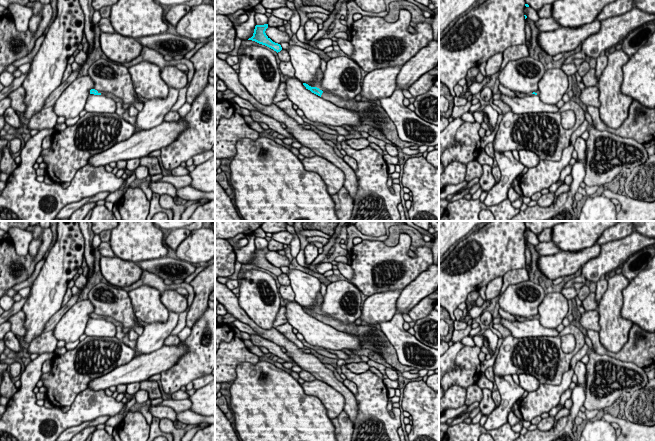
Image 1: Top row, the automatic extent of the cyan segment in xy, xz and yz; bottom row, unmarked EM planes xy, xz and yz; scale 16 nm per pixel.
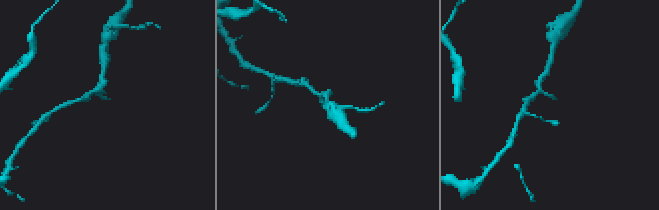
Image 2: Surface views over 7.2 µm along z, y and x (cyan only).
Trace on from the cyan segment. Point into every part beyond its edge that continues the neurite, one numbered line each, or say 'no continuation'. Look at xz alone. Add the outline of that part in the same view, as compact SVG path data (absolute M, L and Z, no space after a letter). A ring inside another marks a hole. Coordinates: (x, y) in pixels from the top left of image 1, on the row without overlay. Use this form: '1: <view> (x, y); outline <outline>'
1: xz (370, 337); outline M323 316L321 321L339 331L356 336L363 349L370 349L374 353L379 353L395 370L403 373L415 369L414 367L404 366L399 362L395 348L389 342L385 334L376 327L369 324L346 324L327 316Z

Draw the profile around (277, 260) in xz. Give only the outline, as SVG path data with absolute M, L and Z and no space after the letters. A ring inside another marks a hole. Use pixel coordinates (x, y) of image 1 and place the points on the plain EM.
M268 250L265 257L268 260L268 262L270 262L273 266L278 268L282 266L289 267L289 265L291 264L291 261L286 256L280 255L278 251Z

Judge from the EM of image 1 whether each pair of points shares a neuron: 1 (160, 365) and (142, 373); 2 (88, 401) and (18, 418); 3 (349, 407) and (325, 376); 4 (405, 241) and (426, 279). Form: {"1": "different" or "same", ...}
{"1": "same", "2": "same", "3": "same", "4": "different"}

